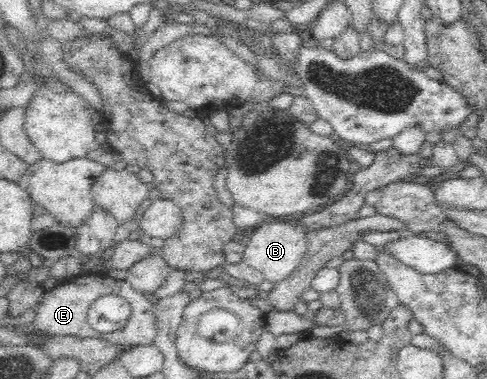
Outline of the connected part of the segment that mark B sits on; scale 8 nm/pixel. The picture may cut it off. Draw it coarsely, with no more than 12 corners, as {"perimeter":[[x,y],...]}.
{"perimeter":[[287,220],[242,230],[244,261],[279,283],[307,251]]}

